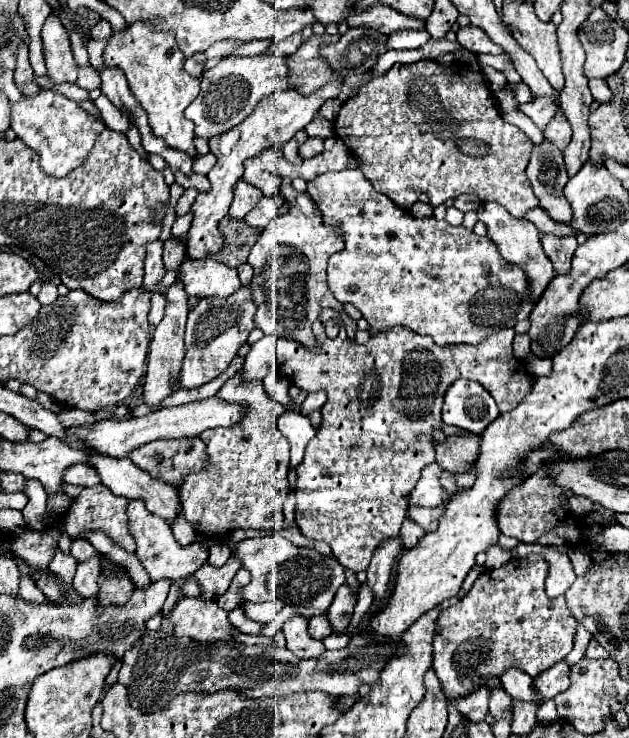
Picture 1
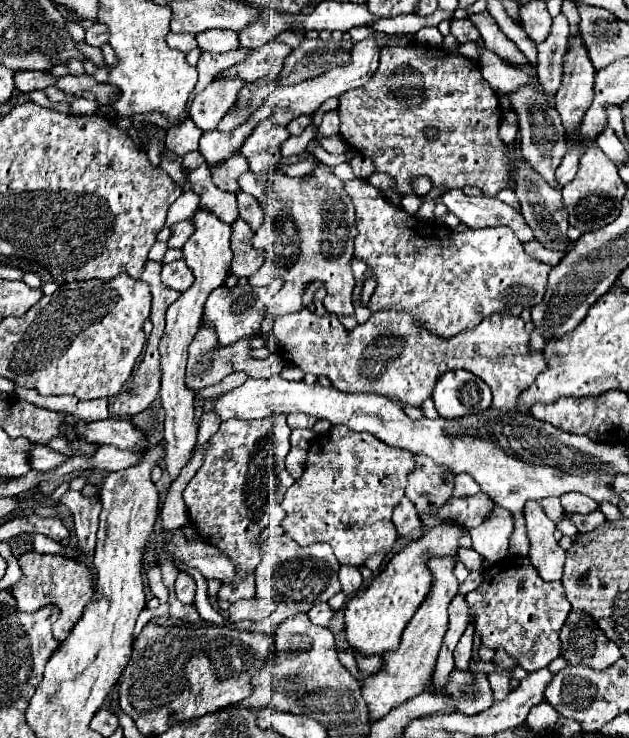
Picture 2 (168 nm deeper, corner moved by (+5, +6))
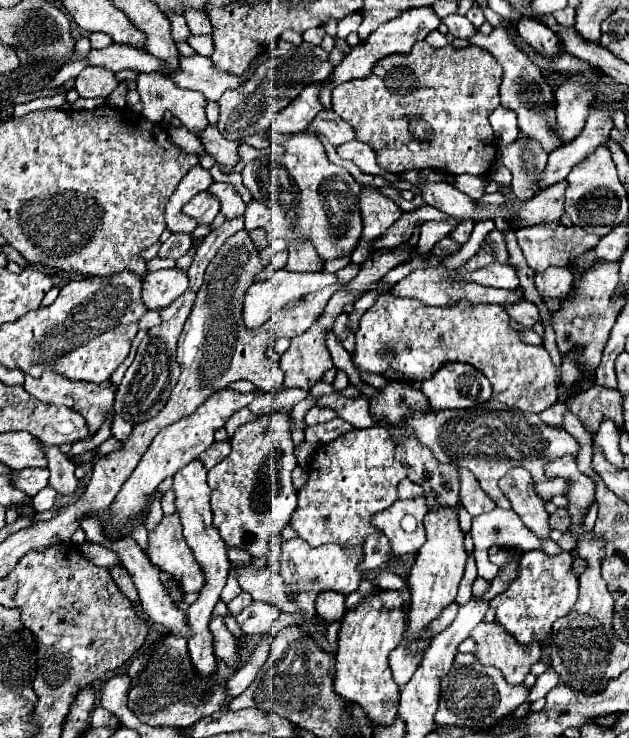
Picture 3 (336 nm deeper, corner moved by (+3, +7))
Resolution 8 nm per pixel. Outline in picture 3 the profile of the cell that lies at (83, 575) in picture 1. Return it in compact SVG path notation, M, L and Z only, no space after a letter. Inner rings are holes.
M41 445L41 447L47 457L47 467L51 471L49 485L61 495L71 495L77 487L75 463L65 453L61 453L59 447L53 447L53 445Z

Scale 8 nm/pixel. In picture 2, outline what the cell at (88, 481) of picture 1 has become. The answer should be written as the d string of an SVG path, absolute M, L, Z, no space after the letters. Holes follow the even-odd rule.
M35 446L31 450L31 468L39 470L39 472L53 472L55 468L59 468L67 460L69 460L69 456L55 452L47 446Z

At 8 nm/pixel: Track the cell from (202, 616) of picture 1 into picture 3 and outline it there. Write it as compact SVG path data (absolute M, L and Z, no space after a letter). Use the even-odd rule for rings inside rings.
M177 511L173 515L165 515L161 523L149 531L145 553L153 565L173 575L185 593L197 593L203 589L205 573L183 539Z

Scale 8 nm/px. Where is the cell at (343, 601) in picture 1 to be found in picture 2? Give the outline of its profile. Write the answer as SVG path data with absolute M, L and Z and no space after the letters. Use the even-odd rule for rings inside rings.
M341 566L339 570L339 582L341 582L341 592L351 598L359 588L361 588L361 572L355 566Z

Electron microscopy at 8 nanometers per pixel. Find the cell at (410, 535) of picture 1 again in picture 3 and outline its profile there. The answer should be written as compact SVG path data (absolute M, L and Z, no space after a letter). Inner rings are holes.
M405 477L405 479L399 481L399 499L413 499L413 497L417 497L421 493L423 493L421 485L413 483L409 477Z

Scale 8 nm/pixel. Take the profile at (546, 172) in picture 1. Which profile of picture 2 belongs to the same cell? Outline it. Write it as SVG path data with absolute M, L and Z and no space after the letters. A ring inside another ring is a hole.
M535 82L523 86L521 90L509 94L511 108L519 116L519 140L521 140L521 156L523 160L539 172L539 176L553 188L559 188L559 182L555 180L555 170L567 150L565 146L565 128L559 120L557 110L553 108L553 98L543 98L539 94L539 86Z

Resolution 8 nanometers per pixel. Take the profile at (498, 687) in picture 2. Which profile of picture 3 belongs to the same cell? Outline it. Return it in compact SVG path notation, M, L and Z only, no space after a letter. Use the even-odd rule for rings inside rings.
M499 621L479 623L469 637L477 643L477 649L473 651L477 661L497 667L511 685L523 683L531 665L541 659L541 645L537 641L527 645L517 643L517 639L505 631Z

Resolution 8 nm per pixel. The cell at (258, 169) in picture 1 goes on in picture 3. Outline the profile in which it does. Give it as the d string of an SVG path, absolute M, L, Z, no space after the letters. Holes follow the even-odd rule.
M319 83L315 85L307 85L297 99L293 99L275 119L273 127L279 133L299 133L305 131L309 127L309 123L315 119L315 115L323 109L321 101L319 101Z

